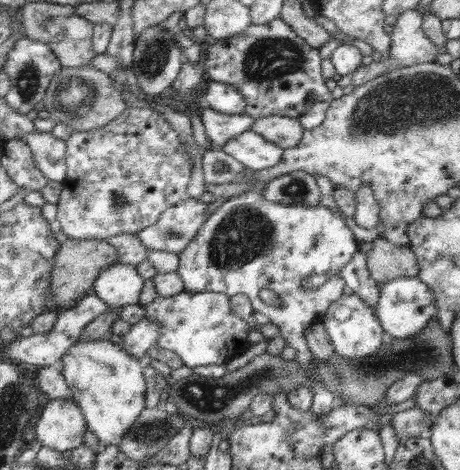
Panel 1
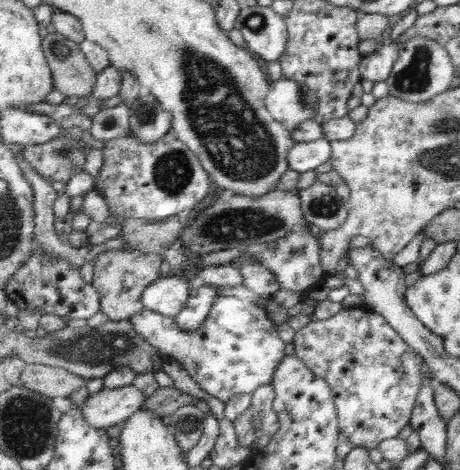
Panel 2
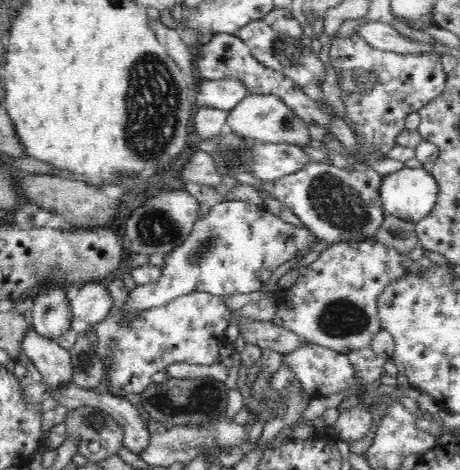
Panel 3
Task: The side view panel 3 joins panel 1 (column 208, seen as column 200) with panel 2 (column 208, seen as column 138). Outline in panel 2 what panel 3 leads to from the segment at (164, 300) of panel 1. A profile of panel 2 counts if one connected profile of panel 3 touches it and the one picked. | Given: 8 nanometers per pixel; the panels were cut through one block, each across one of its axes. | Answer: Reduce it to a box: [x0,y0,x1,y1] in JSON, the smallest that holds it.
[131,296,285,404]

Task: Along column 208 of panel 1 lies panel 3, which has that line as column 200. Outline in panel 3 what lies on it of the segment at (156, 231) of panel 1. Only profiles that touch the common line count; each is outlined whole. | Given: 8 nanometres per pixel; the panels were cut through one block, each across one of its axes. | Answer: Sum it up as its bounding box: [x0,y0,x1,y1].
[126,192,204,256]

